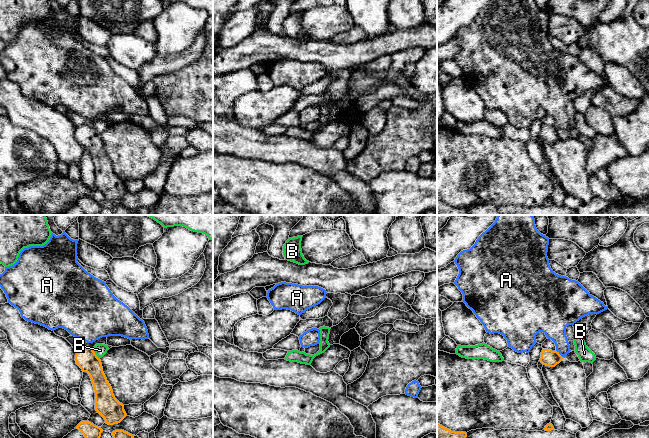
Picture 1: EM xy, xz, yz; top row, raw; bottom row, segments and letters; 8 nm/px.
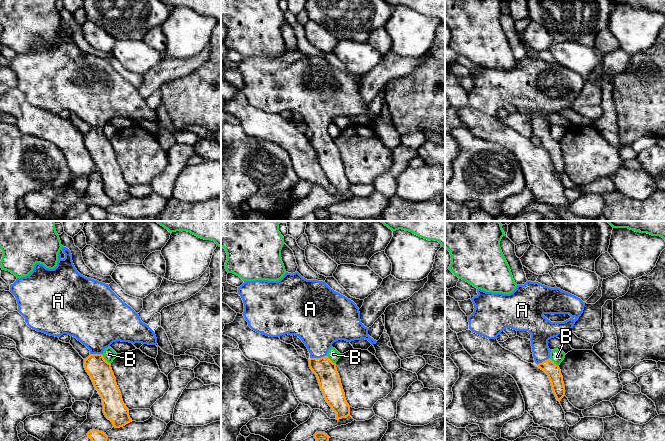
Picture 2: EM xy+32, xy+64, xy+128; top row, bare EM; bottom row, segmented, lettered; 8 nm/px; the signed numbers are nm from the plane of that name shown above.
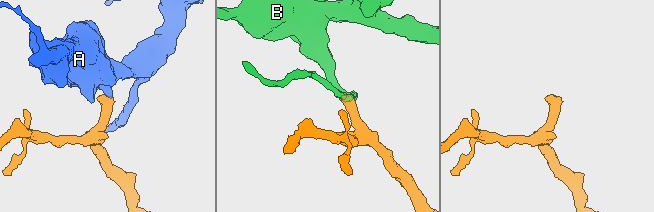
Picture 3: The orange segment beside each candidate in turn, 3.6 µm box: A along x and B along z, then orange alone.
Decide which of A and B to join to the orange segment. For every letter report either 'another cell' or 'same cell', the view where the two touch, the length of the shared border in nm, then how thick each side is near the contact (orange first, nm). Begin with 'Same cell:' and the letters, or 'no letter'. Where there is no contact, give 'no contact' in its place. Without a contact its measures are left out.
Same cell: A
A: same cell; contact in yz; length 90 nm; calibres 130 and 200 nm
B: another cell; contact in xy; length 100 nm; calibres 170 and 100 nm

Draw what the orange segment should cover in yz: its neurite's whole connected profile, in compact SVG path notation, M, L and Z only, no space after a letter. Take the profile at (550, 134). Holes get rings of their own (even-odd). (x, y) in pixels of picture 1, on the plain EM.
M492 0L475 20L461 27L453 37L459 50L454 58L463 70L463 78L473 87L487 109L499 109L507 116L508 123L518 129L529 129L537 119L536 111L543 108L551 115L556 126L543 125L540 138L555 143L571 127L566 103L574 101L589 90L599 90L608 85L603 78L592 72L578 57L556 50L547 33L549 14L541 10L535 0Z

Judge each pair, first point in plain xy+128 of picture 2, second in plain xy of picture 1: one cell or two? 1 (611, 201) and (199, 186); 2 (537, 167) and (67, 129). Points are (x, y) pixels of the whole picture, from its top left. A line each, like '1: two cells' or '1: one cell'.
1: two cells
2: one cell

